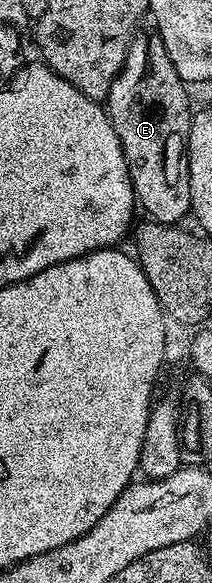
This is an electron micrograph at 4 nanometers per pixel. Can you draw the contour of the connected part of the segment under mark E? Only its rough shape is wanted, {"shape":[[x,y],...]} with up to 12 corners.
{"shape":[[138,34],[104,101],[135,201],[190,210],[192,107],[162,39]]}

